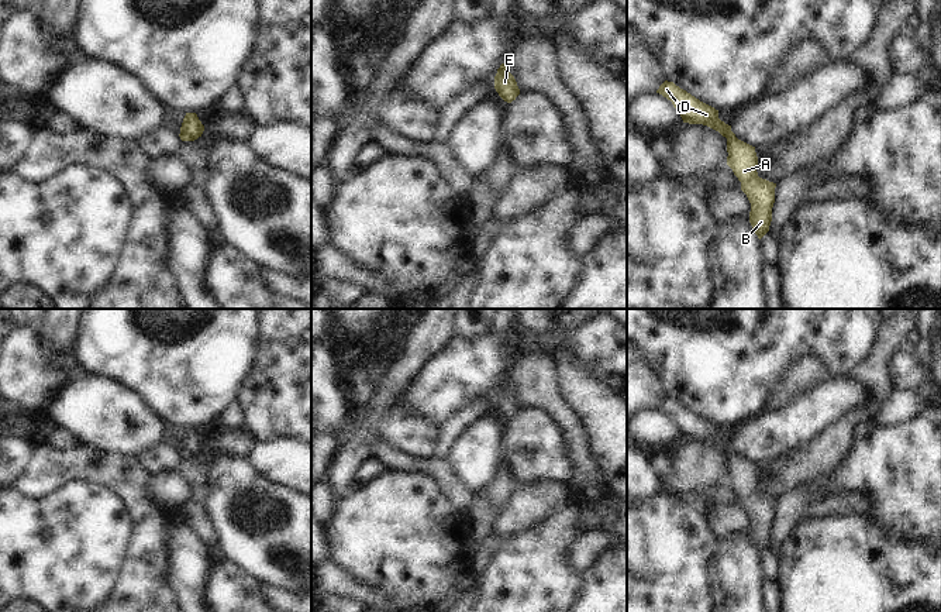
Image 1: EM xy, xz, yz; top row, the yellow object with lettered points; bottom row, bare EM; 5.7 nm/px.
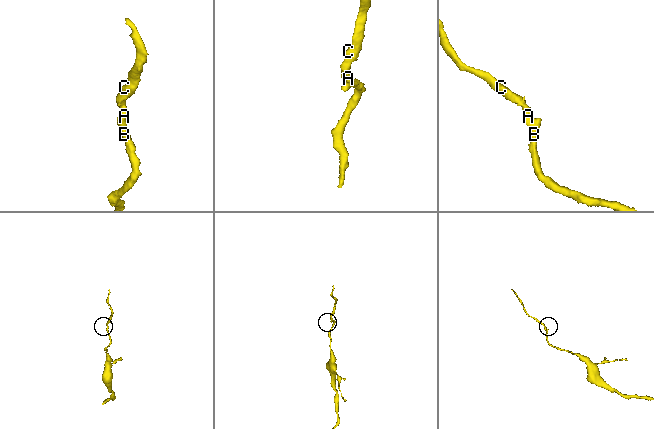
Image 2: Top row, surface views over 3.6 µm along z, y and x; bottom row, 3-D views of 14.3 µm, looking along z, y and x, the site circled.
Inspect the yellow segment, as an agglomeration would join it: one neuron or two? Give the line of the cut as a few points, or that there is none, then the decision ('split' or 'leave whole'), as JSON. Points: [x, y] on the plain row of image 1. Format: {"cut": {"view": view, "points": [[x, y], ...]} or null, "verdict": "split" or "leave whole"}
{"cut": null, "verdict": "leave whole"}

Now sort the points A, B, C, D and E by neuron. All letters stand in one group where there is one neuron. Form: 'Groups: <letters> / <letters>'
Groups: A B C D E.

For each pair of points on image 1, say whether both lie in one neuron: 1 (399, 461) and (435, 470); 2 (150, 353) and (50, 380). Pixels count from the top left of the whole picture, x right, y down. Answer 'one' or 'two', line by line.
1: one
2: two

